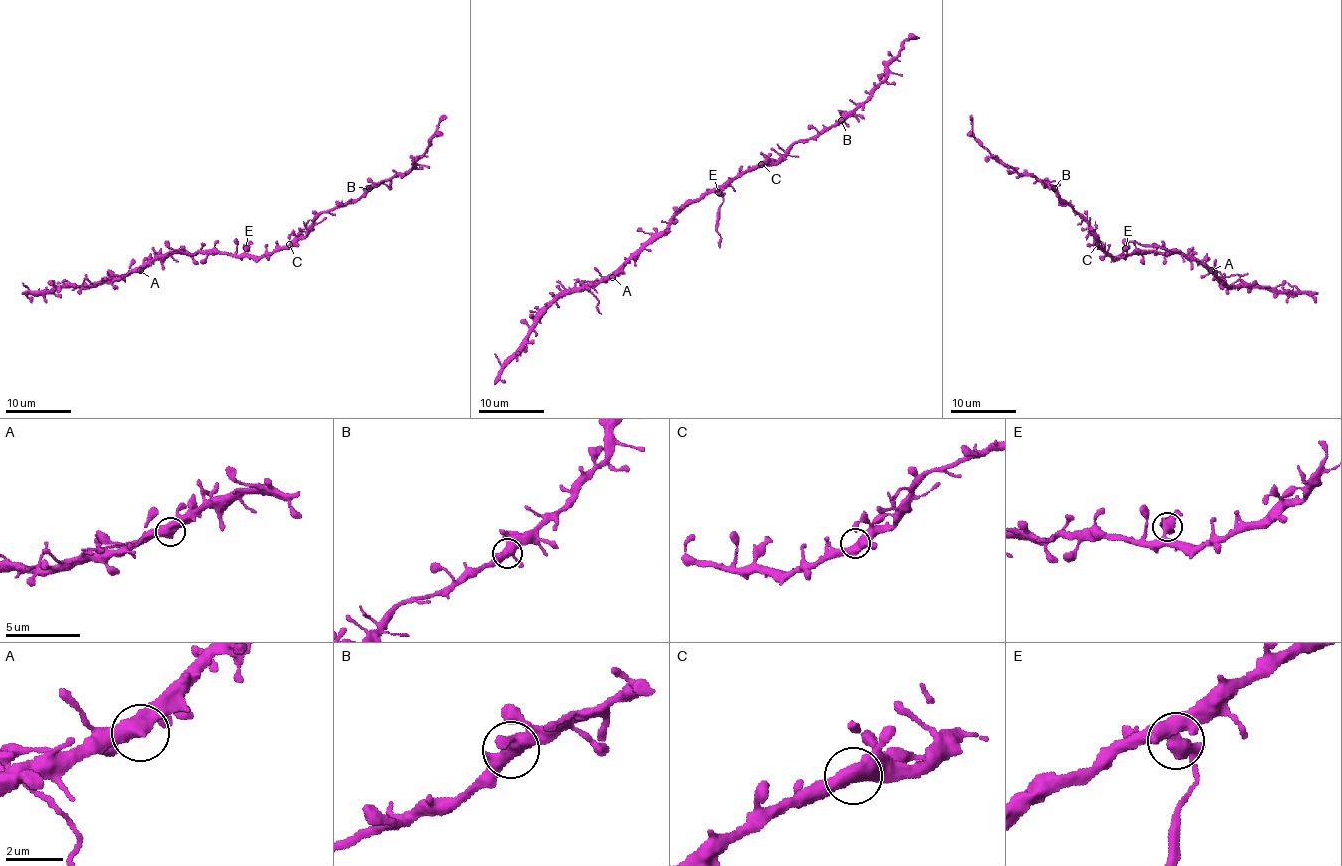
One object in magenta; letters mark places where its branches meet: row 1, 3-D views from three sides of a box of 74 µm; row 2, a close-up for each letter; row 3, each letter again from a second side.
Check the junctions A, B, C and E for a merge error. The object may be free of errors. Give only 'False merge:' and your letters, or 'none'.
False merge: E

